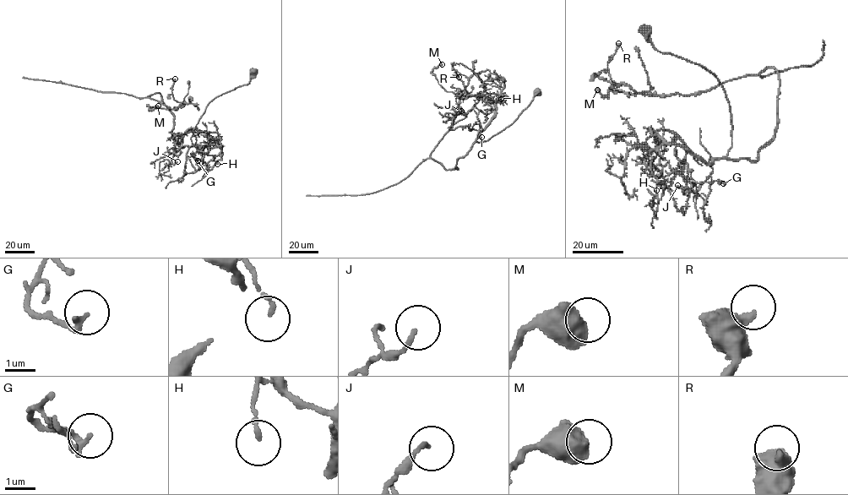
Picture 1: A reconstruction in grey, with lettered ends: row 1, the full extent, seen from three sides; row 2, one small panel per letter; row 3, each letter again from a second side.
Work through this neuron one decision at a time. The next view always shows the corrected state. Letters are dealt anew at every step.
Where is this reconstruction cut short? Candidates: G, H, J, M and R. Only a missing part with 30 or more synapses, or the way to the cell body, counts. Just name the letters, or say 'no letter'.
no letter

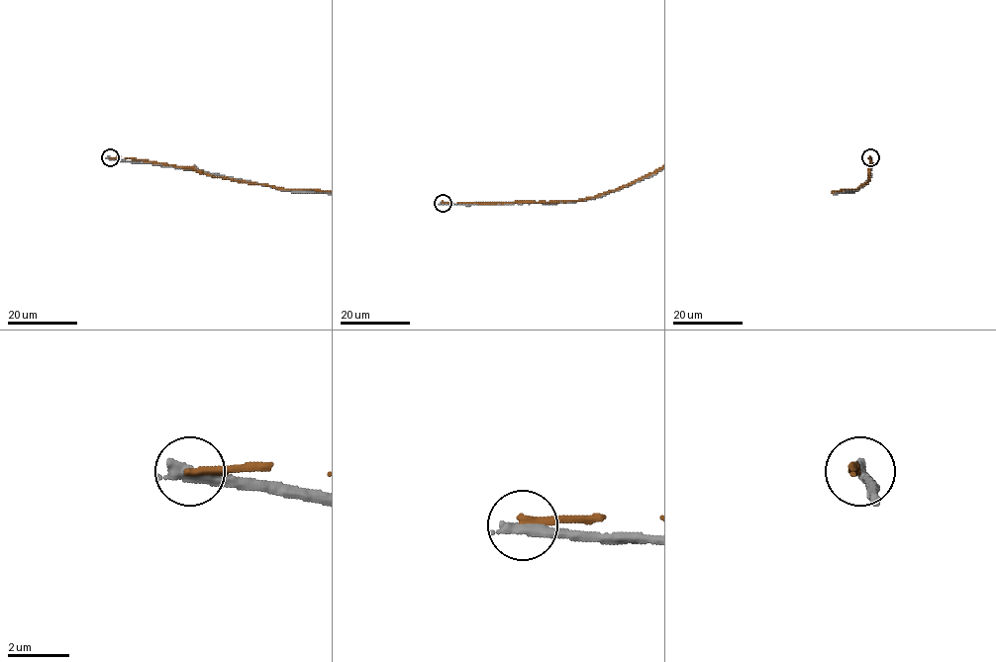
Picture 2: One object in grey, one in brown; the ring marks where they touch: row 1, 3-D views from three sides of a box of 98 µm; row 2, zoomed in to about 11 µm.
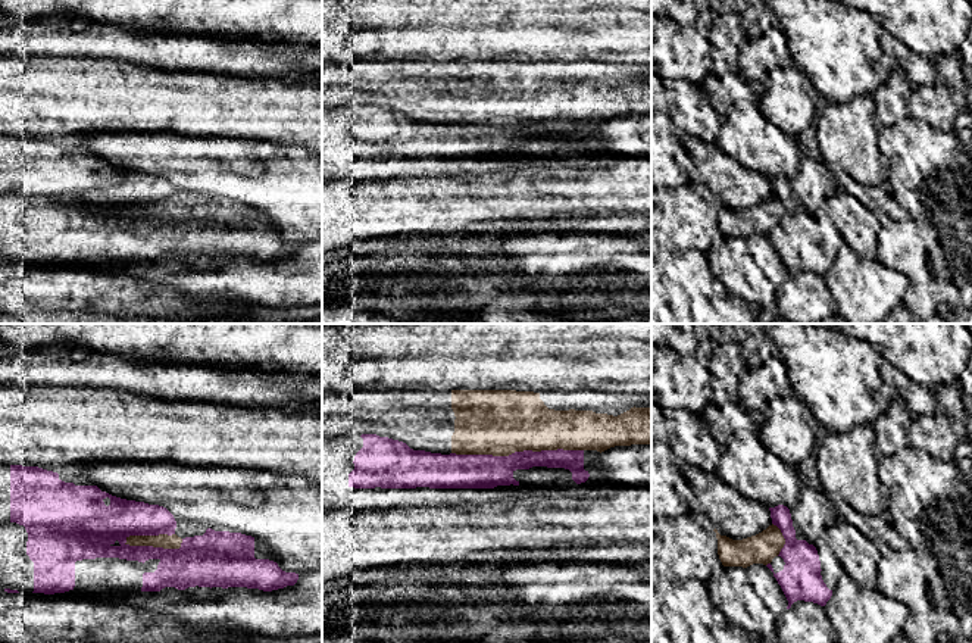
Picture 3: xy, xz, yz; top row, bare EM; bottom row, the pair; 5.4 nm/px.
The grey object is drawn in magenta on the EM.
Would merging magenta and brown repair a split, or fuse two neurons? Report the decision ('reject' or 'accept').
reject

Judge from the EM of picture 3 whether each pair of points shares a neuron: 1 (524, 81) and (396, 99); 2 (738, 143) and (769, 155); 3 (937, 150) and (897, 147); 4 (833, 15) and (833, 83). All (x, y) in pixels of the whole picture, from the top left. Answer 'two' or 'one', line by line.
1: one
2: one
3: one
4: one

